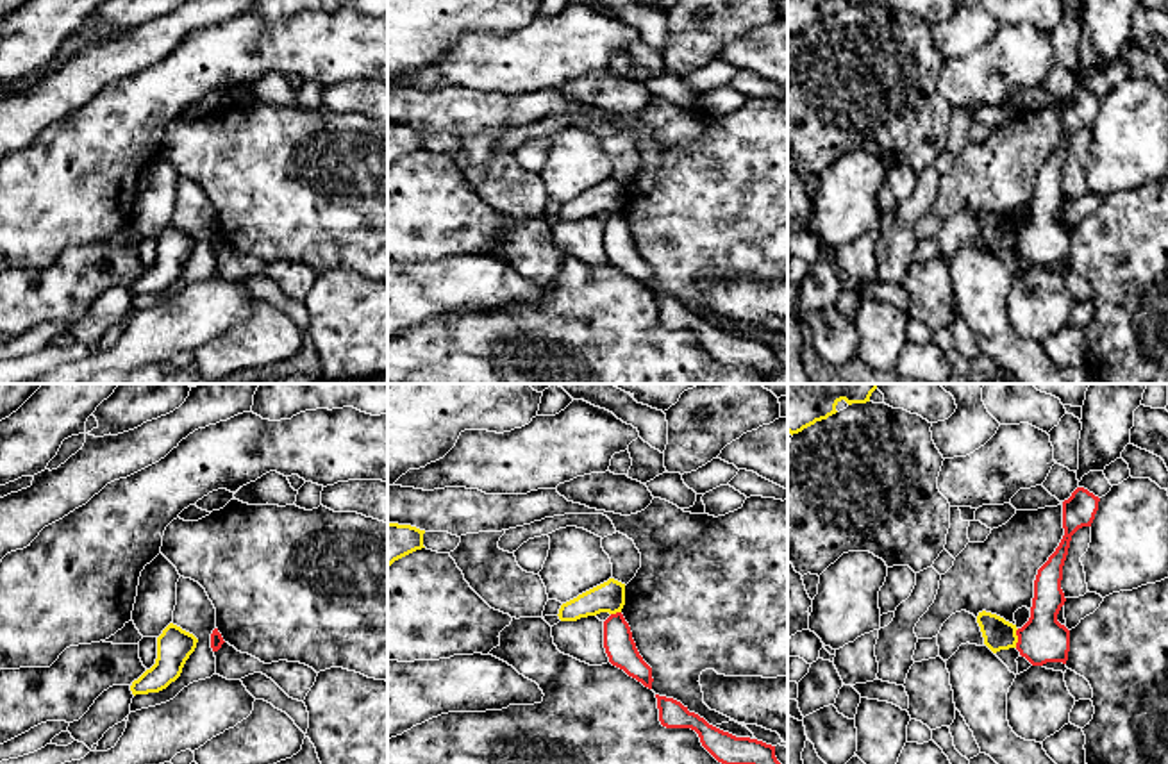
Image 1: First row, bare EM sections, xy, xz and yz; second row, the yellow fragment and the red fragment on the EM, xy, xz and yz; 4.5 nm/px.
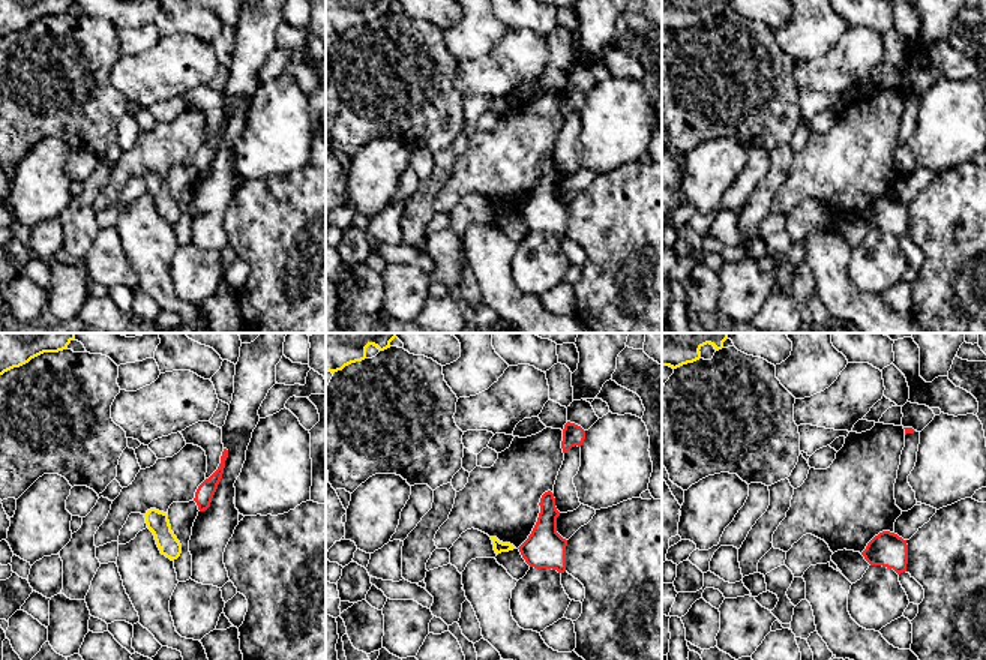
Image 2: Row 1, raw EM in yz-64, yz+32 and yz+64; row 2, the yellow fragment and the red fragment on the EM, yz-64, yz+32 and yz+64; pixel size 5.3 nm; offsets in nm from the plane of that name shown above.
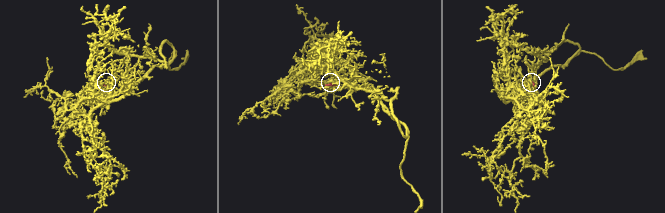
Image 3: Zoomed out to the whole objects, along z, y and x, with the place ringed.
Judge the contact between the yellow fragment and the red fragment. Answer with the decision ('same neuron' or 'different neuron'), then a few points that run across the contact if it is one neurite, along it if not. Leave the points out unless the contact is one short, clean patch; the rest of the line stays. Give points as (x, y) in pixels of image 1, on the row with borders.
different neuron; line yz (1018, 629), (1015, 647)

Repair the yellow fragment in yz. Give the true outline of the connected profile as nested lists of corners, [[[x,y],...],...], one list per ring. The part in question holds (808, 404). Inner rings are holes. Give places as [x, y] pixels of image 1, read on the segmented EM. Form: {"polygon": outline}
{"polygon": [[[788,384],[788,432],[793,436],[816,421],[827,419],[838,412],[836,405],[841,400],[848,405],[866,403],[875,389],[877,384]]]}

